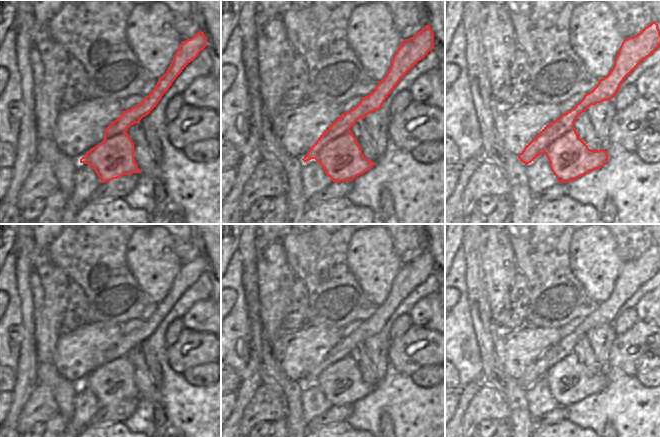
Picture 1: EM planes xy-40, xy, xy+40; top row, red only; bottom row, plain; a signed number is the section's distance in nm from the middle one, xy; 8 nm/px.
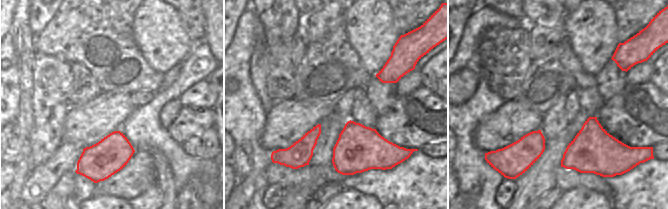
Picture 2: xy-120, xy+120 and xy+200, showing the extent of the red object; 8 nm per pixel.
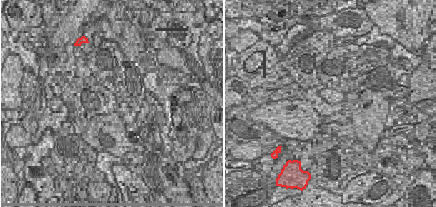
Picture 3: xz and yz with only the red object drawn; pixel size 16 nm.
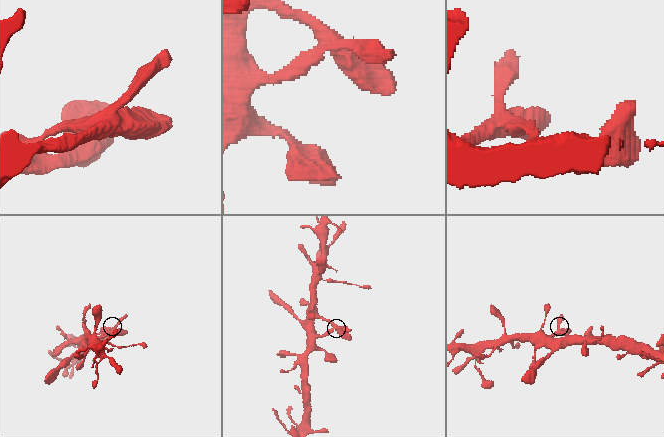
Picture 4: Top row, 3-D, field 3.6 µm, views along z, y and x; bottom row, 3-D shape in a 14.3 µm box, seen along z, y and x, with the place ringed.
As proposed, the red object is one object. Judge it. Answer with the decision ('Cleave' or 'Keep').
Keep.

